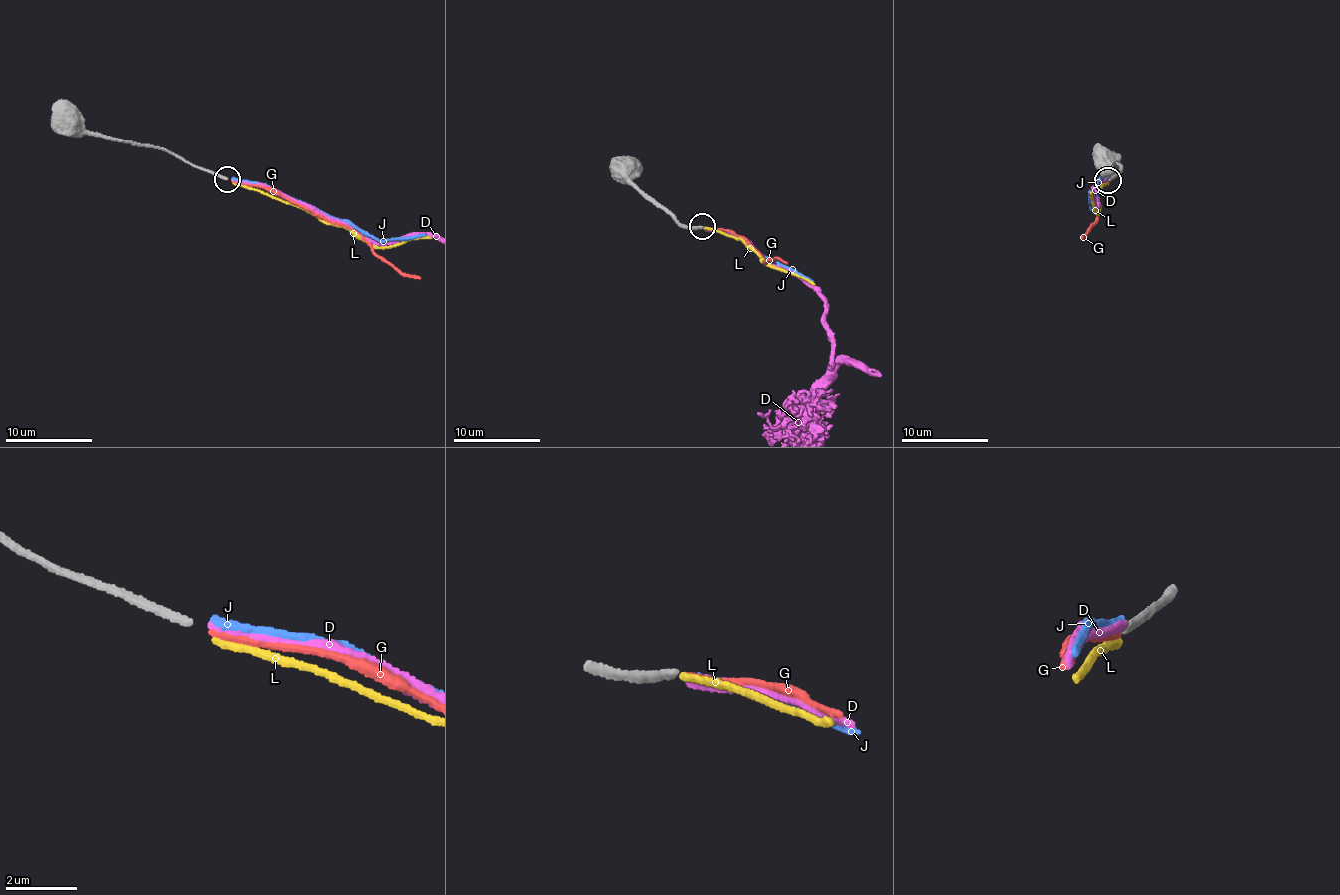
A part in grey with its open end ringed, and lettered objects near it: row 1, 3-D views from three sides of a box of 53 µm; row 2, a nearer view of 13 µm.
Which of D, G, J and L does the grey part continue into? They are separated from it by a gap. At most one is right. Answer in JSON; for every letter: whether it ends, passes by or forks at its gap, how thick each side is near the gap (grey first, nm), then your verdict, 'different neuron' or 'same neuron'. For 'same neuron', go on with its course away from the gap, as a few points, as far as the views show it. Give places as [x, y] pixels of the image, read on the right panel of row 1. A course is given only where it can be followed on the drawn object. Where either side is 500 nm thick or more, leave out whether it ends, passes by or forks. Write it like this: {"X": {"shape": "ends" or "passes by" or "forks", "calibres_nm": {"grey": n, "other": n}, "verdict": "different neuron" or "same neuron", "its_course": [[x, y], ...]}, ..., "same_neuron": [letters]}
{"D": {"shape": "ends", "calibres_nm": {"grey": 200, "other": 280}, "verdict": "different neuron"}, "G": {"shape": "ends", "calibres_nm": {"grey": 200, "other": 180}, "verdict": "different neuron"}, "J": {"shape": "ends", "calibres_nm": {"grey": 200, "other": 220}, "verdict": "different neuron"}, "L": {"shape": "ends", "calibres_nm": {"grey": 200, "other": 190}, "verdict": "different neuron"}, "same_neuron": []}

